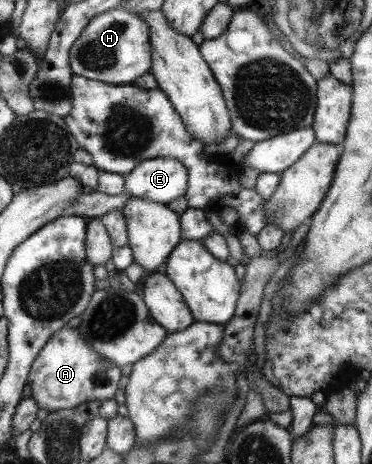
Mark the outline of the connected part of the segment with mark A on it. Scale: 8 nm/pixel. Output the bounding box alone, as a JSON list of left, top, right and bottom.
[29,328,121,412]

